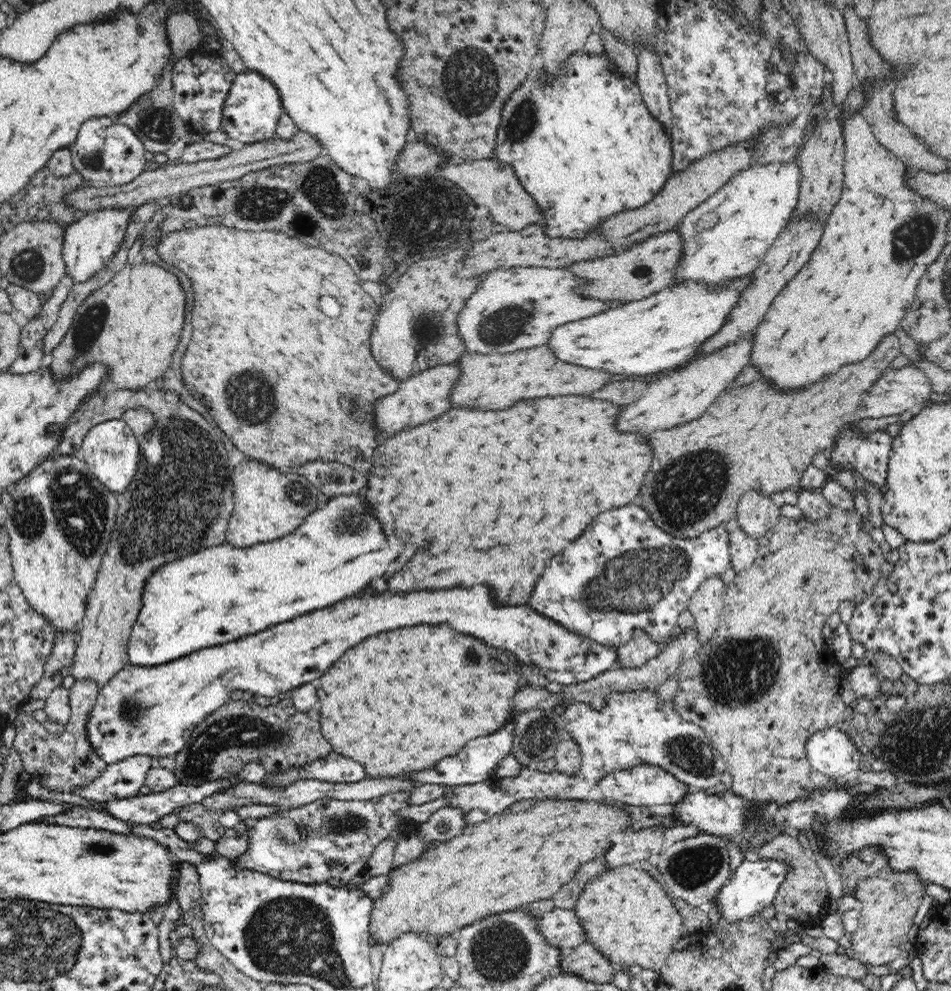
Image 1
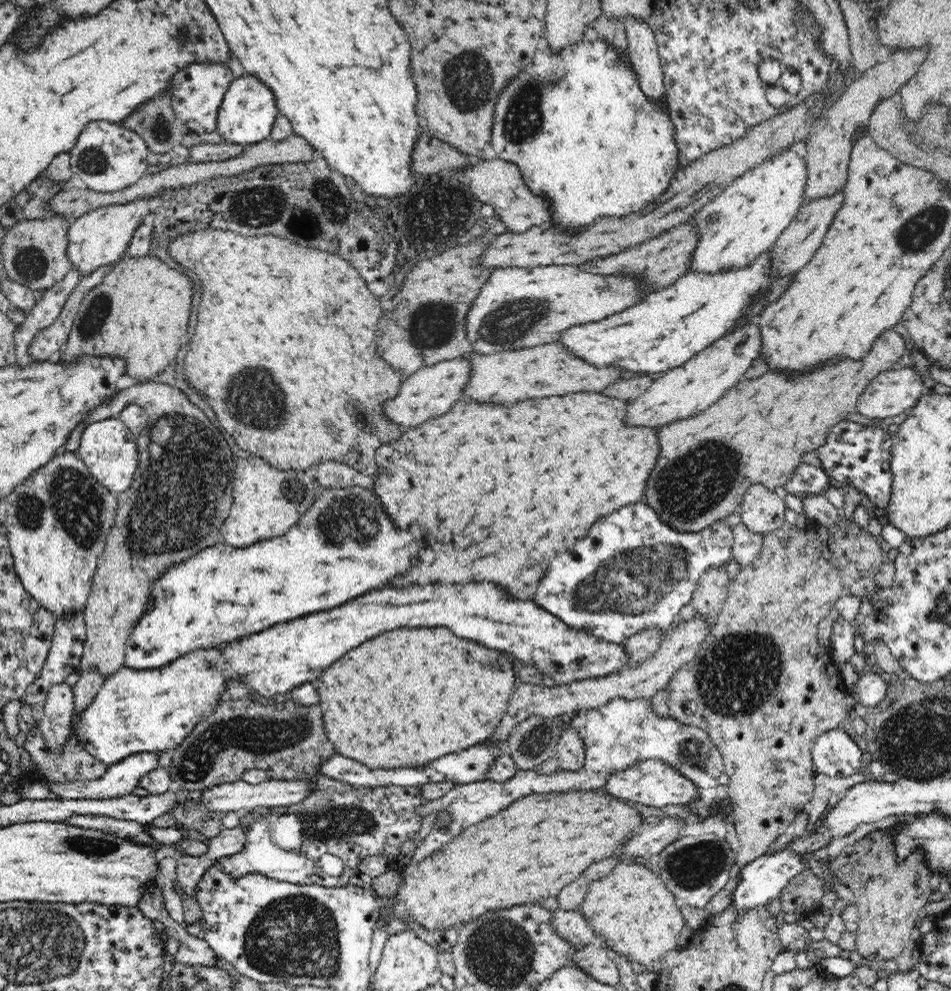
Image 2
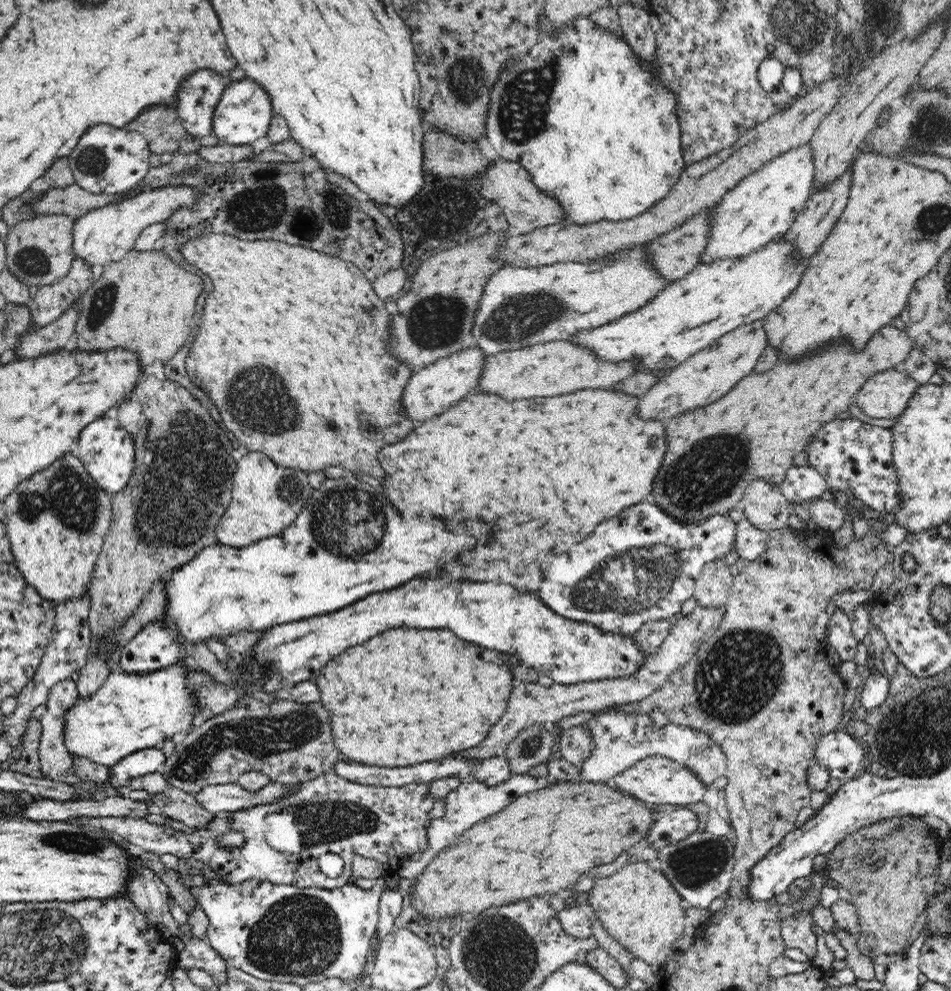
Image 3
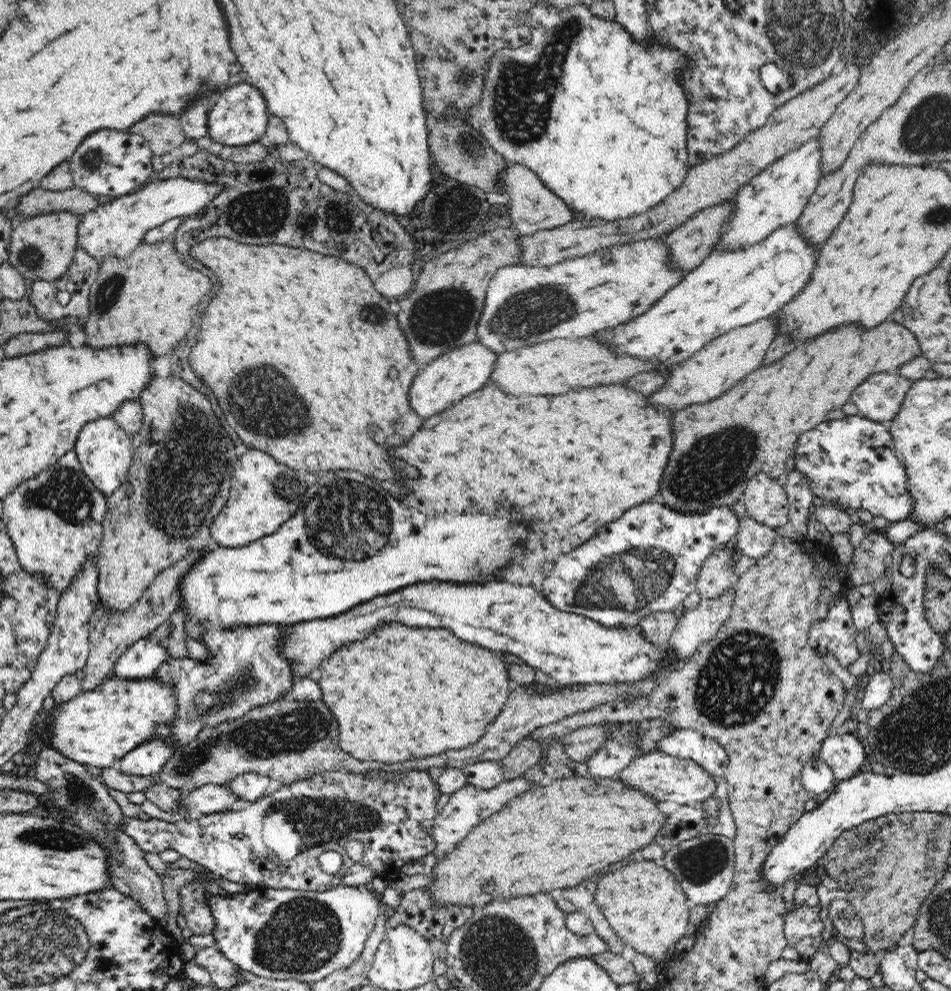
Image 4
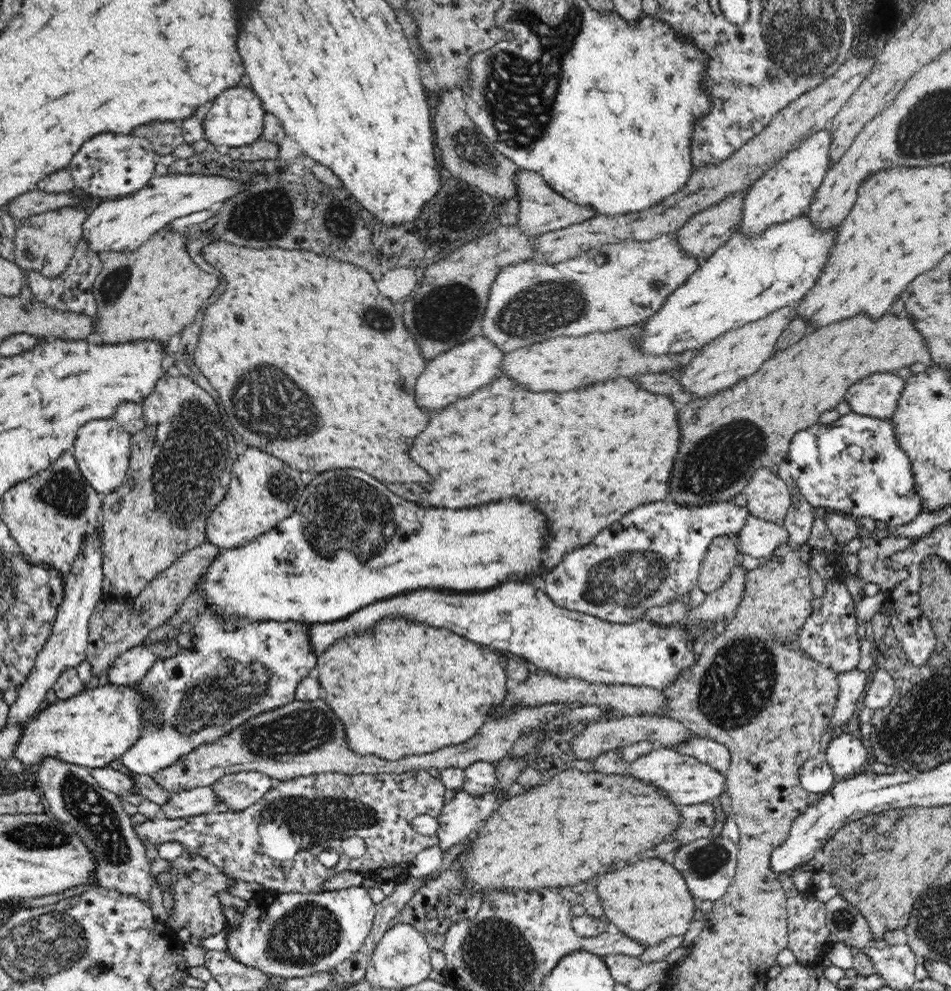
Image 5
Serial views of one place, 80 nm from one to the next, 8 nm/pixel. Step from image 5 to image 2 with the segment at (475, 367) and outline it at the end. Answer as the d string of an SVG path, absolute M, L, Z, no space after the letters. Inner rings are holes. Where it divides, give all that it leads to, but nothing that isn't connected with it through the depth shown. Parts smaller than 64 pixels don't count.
M466 356L418 369L414 374L404 377L394 398L382 402L384 408L382 413L386 414L385 420L400 426L418 426L428 418L442 416L446 414L446 410L450 410L452 404L461 400L460 394L468 380L470 380L470 363Z

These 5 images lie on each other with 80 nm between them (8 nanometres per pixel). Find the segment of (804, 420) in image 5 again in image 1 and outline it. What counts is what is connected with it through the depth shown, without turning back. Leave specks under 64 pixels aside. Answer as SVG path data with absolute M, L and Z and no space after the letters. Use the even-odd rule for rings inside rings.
M894 333L887 334L874 352L858 364L842 366L836 374L820 379L800 392L780 392L766 382L752 382L722 392L706 408L700 418L675 426L670 430L657 430L646 436L646 444L654 450L654 460L646 480L640 488L640 502L648 510L652 521L668 535L693 539L735 518L736 506L745 492L754 490L764 495L796 489L802 473L813 464L818 453L830 452L837 442L840 428L853 420L865 391L889 368L890 362L900 354L900 343Z

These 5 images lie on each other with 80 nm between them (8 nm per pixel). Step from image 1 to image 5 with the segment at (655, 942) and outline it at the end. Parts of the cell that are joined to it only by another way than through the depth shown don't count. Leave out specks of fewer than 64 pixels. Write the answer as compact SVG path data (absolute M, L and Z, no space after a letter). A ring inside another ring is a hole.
M652 857L610 874L600 874L596 878L598 882L594 882L593 886L604 915L614 931L638 942L645 949L654 948L672 937L684 936L688 932L698 903L690 895L678 869L670 863Z

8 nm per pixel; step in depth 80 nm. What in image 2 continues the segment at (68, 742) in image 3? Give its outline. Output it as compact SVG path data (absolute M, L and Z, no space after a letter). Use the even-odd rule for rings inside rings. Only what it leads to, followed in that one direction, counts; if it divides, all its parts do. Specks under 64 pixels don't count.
M472 582L472 584L430 584L430 586L406 586L406 588L388 588L388 590L372 590L360 598L354 598L352 602L346 602L344 606L336 606L334 610L326 610L326 612L320 612L320 614L310 614L310 616L304 616L304 618L298 618L294 622L286 622L286 624L278 624L278 626L272 626L268 630L263 630L260 634L256 633L253 635L248 635L246 637L240 637L235 641L227 643L224 647L212 647L209 649L196 649L190 651L188 654L181 656L170 662L166 666L161 666L160 668L150 669L150 670L136 670L134 668L128 668L127 666L118 669L114 674L111 674L102 683L100 690L98 690L96 698L92 701L90 706L87 706L83 711L84 714L78 718L75 722L75 731L79 741L86 747L86 750L91 754L92 757L96 757L98 760L102 761L105 765L110 766L124 760L124 758L132 756L138 753L156 753L158 752L169 752L171 753L175 748L178 748L185 741L185 738L192 732L192 729L200 722L201 717L207 712L208 709L216 708L221 703L221 698L226 692L226 686L229 686L232 682L237 682L237 684L246 685L246 688L256 692L262 697L280 697L284 698L285 693L288 690L292 690L297 686L304 683L310 683L316 678L320 679L320 672L324 672L330 664L334 664L338 658L342 658L348 650L360 646L362 642L366 642L368 638L374 638L378 634L382 634L382 630L394 630L394 628L402 628L402 626L410 626L410 628L418 628L418 626L448 626L458 638L470 638L470 640L476 640L480 644L484 644L487 648L493 650L505 650L510 654L514 654L518 660L521 660L525 665L531 664L538 668L539 672L548 678L552 678L558 685L567 685L570 683L575 683L578 681L585 681L588 679L595 679L596 677L606 676L612 674L613 672L618 672L620 669L624 669L626 664L628 664L628 657L624 653L624 647L621 644L616 644L613 642L606 642L602 639L592 636L586 631L576 630L570 628L566 625L564 621L558 619L554 615L548 613L548 611L541 609L532 601L532 599L526 600L526 602L516 602L516 600L510 600L508 594L504 592L504 588L496 588L494 584L490 582Z

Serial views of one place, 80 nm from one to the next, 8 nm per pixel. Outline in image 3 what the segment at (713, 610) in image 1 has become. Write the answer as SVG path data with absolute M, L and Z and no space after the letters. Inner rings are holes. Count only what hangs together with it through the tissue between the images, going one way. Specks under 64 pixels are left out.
M716 559L697 578L693 598L706 609L725 607L732 583L729 568L722 559Z

